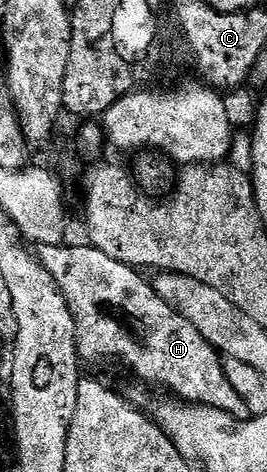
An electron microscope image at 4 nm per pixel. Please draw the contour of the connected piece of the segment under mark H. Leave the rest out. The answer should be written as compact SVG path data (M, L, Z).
M67 243L62 245L40 245L37 249L37 258L57 279L57 287L65 295L69 303L69 311L73 315L75 324L75 340L79 342L79 356L84 362L99 361L102 357L112 357L115 361L120 361L125 368L131 373L136 373L140 377L142 384L147 387L151 385L160 385L160 390L174 395L181 401L194 403L197 405L208 405L214 409L225 411L234 417L246 418L248 416L245 403L229 384L229 379L223 370L224 358L218 349L215 349L161 295L157 295L152 282L147 281L140 270L135 269L132 265L117 263L117 259L109 259L105 251L96 249L90 243L75 245L70 249Z

